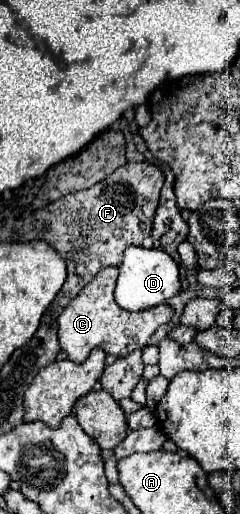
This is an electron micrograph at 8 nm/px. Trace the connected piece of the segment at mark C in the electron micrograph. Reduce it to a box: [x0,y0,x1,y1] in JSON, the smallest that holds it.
[58,266,174,364]

